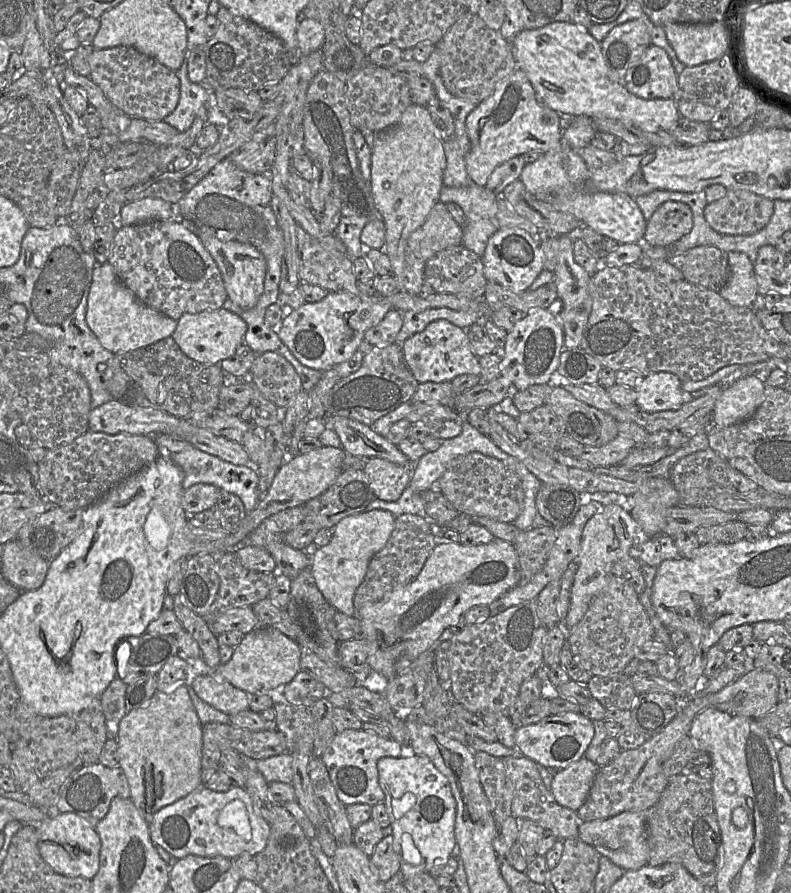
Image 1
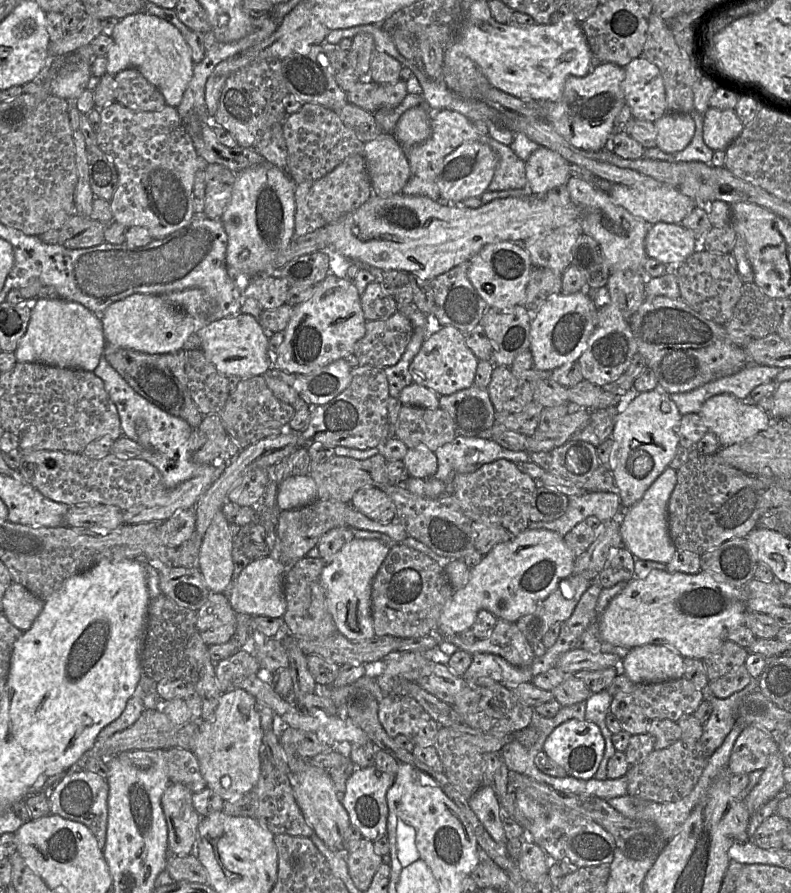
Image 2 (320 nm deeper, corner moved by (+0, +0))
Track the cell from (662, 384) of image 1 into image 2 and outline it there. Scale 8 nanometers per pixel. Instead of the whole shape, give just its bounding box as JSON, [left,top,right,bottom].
[611,388,681,509]

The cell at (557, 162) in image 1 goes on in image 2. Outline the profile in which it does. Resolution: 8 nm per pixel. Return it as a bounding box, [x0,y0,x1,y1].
[645,223,699,269]

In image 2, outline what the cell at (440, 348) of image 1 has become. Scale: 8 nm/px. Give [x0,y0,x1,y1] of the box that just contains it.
[409,326,477,396]

